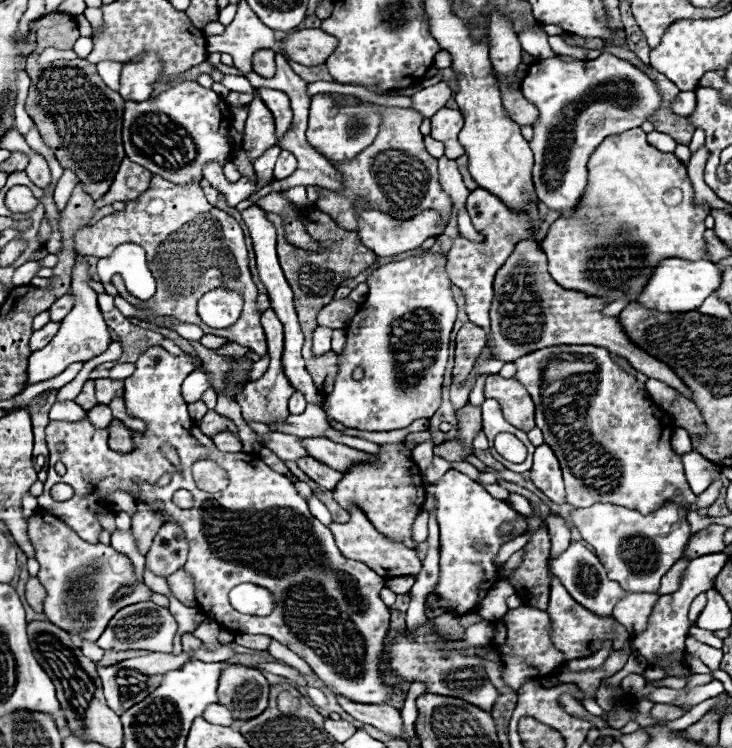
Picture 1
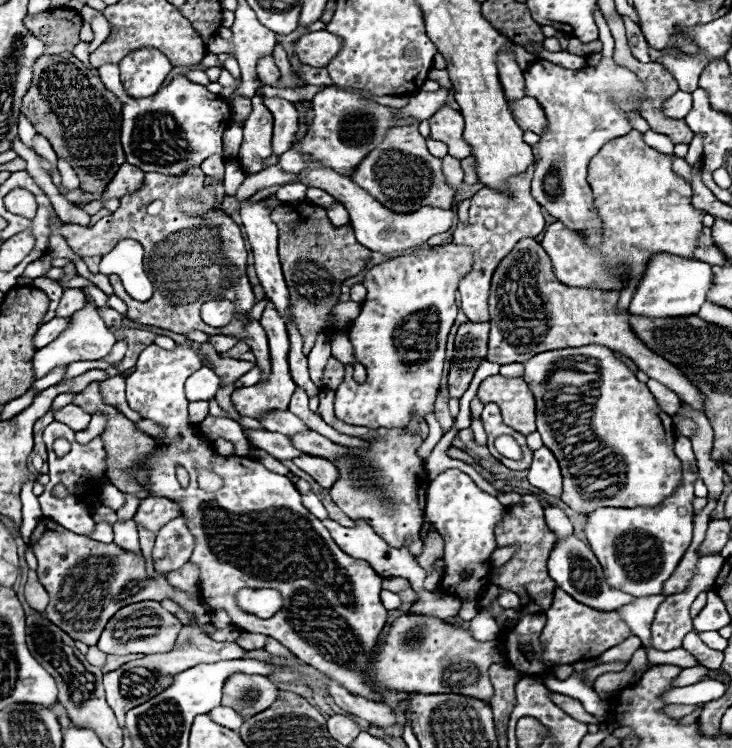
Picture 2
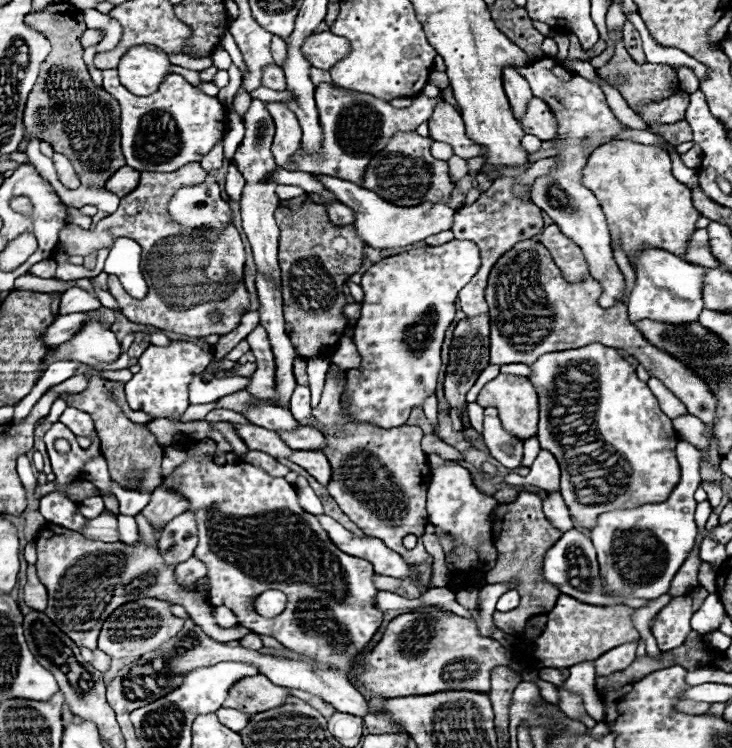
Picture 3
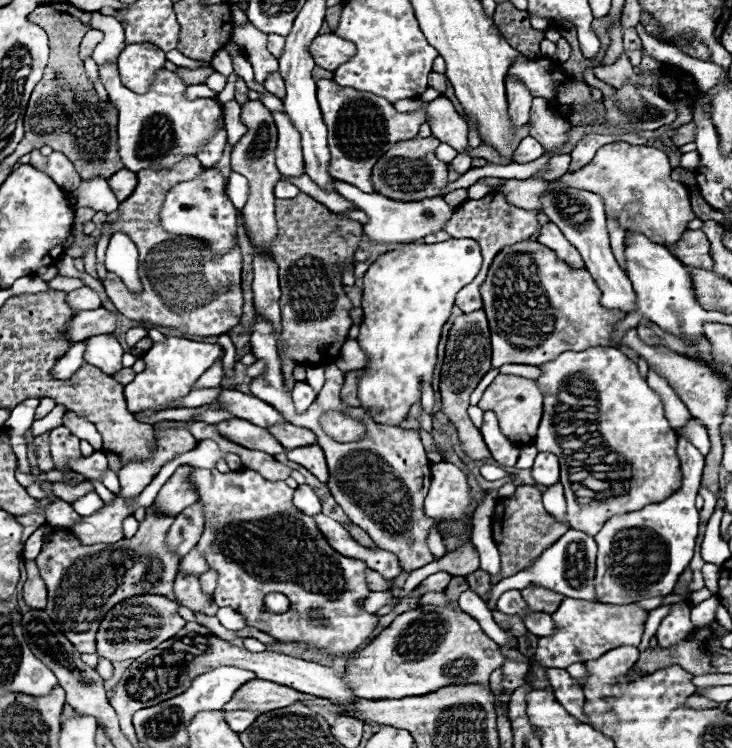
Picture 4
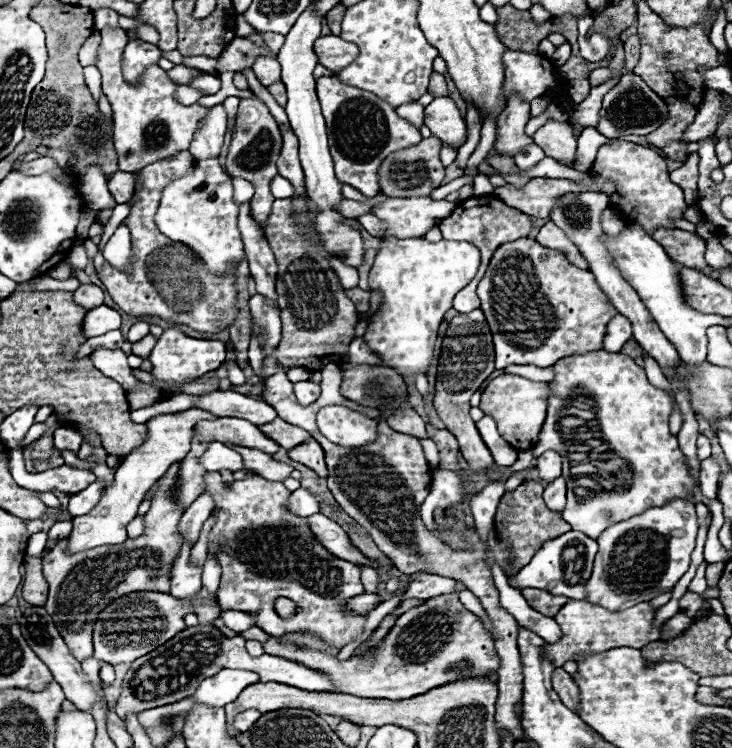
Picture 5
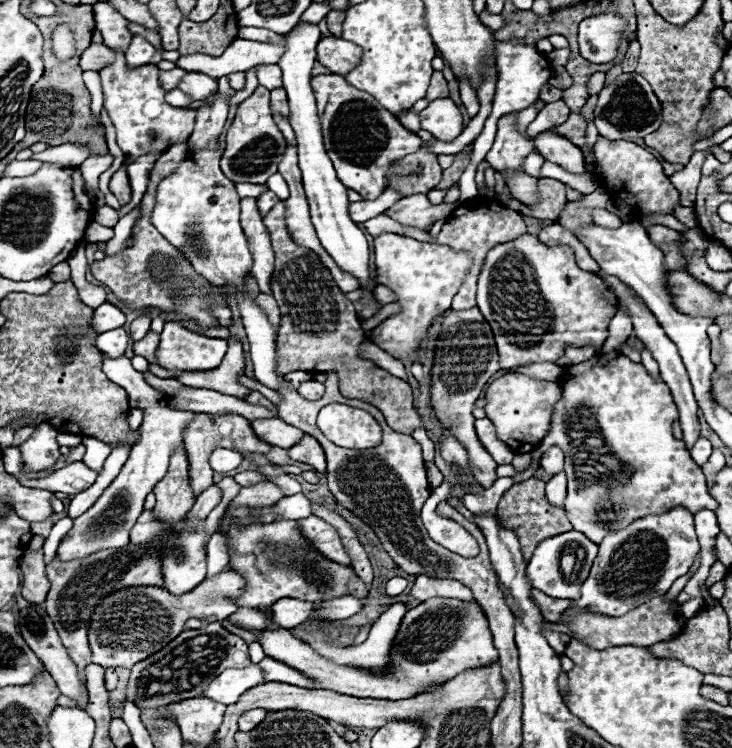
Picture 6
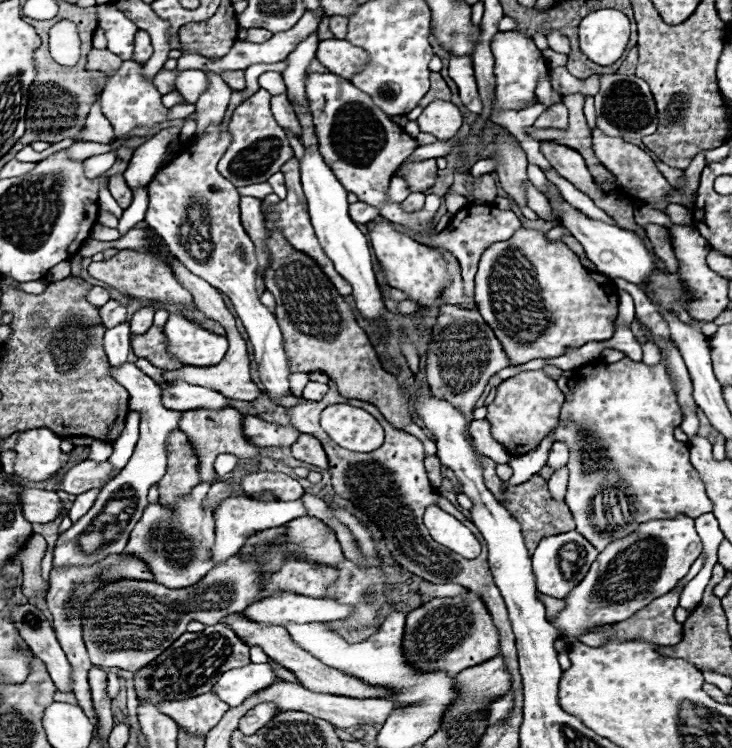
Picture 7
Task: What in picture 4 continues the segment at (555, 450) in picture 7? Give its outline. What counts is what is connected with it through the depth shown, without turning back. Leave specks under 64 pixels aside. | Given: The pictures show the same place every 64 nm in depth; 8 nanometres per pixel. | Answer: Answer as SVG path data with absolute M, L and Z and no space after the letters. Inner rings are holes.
M540 452L532 466L532 476L534 476L536 484L542 484L542 486L556 484L560 480L558 456L552 452Z

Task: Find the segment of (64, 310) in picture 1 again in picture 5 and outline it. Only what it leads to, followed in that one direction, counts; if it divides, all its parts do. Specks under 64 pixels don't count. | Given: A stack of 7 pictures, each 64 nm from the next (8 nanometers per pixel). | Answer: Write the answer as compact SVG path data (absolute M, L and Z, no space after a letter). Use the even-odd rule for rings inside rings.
M80 284L80 288L74 292L74 300L80 306L84 306L86 310L92 310L92 308L103 304L104 292L102 288L98 288L94 284Z

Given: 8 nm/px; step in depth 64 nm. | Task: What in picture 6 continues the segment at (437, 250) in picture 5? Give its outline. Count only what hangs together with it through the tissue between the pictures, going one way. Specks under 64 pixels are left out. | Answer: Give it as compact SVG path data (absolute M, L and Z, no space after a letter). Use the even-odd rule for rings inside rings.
M382 232L380 236L374 238L374 254L376 254L376 284L388 286L388 288L392 288L396 292L398 302L402 304L402 312L390 316L378 328L374 328L370 340L376 346L380 346L382 350L386 350L388 354L392 354L396 360L402 360L406 364L420 362L422 360L420 350L424 348L428 328L432 326L432 322L440 314L444 314L444 310L450 308L452 298L458 292L458 288L462 286L466 270L472 264L472 258L466 252L456 254L452 248L438 246L438 244L428 244L428 242L416 242L414 238L404 238L404 236L394 234L394 232Z

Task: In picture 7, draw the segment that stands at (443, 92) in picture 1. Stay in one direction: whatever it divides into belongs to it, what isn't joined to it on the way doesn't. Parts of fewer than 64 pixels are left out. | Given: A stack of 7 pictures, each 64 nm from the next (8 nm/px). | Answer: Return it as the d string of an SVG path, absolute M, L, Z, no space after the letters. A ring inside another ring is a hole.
M330 72L306 74L304 80L306 98L310 102L310 112L320 144L320 154L324 162L332 166L338 182L346 188L346 192L356 194L358 200L378 208L380 216L404 226L414 234L438 234L434 216L442 202L440 196L428 194L424 208L412 214L404 212L398 202L388 200L388 178L392 178L394 168L398 168L398 162L404 162L418 148L418 142L410 138L398 124L394 124L390 116L386 116L378 106L374 106L368 94L352 86L350 80Z

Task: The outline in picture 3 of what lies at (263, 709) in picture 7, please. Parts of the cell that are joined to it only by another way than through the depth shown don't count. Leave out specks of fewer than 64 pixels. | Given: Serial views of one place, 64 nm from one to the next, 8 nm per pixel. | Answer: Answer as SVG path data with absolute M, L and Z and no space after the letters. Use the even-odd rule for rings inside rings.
M220 708L220 710L216 710L216 714L224 726L228 726L230 730L236 730L236 732L240 732L252 718L250 714L244 714L234 708Z

